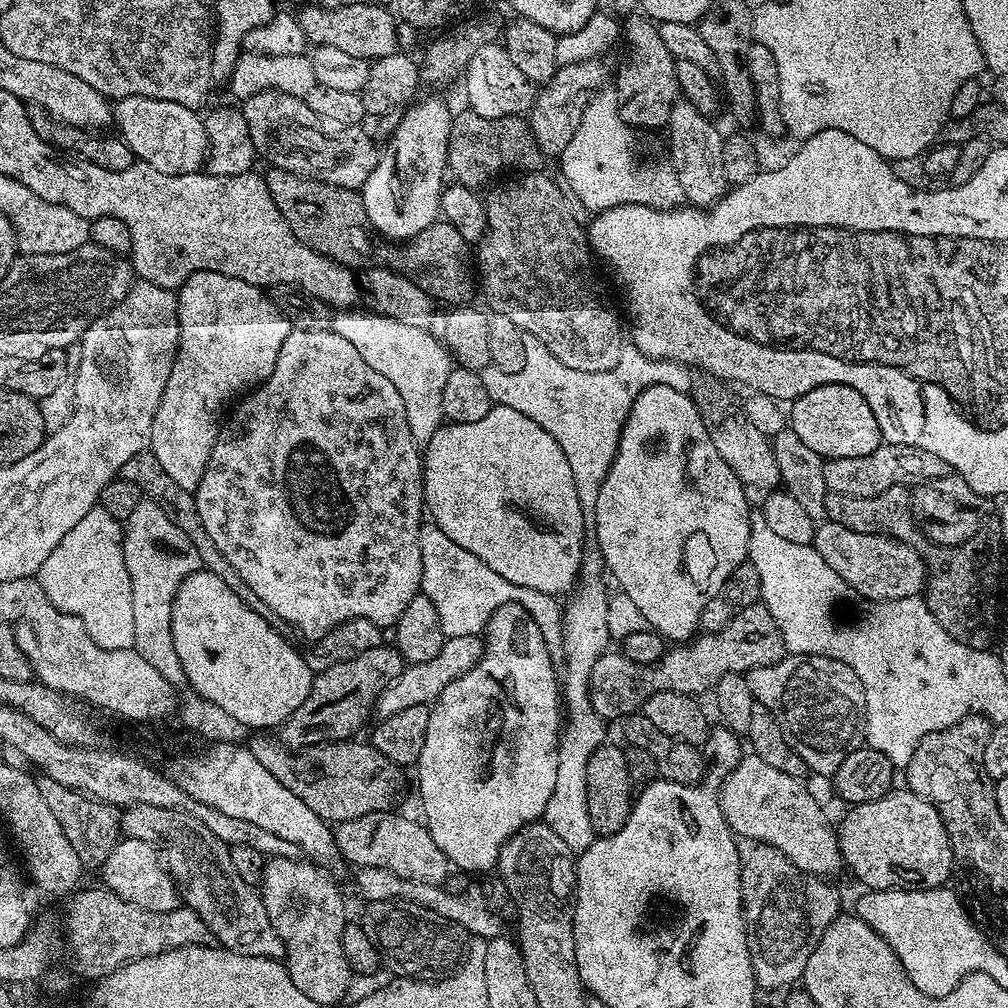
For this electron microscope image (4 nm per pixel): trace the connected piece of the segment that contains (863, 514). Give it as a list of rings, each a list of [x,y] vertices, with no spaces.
[[[890,486],[890,490],[882,490],[882,494],[874,494],[874,498],[850,498],[850,494],[828,492],[824,499],[824,514],[831,523],[846,526],[846,530],[858,530],[858,534],[878,534],[901,540],[908,544],[924,560],[926,579],[922,599],[928,603],[930,614],[938,618],[938,626],[950,634],[958,642],[971,648],[991,649],[992,639],[996,636],[996,619],[1000,616],[1000,518],[992,514],[985,519],[984,525],[965,544],[933,544],[927,540],[916,520],[912,517],[912,493],[902,486]]]

